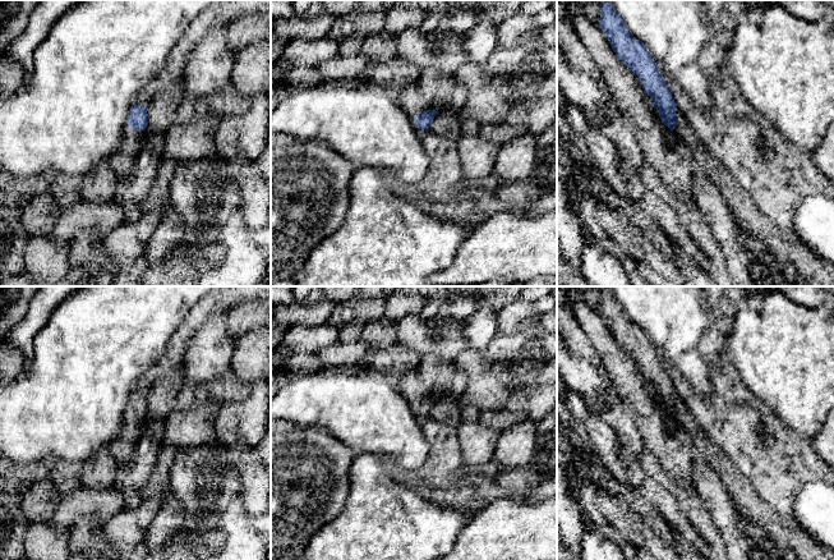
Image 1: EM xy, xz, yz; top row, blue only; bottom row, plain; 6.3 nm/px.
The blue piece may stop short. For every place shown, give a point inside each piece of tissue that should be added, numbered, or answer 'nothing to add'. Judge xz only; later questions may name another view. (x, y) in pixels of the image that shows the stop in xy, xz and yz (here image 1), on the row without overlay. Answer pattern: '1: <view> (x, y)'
1: xz (410, 385)

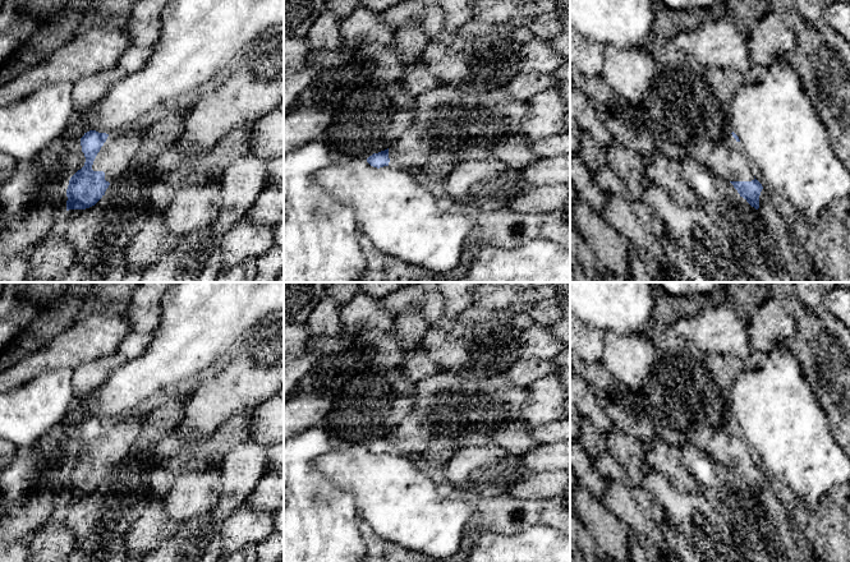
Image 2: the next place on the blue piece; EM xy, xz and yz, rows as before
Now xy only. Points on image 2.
1: xy (116, 441)

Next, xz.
1: xz (404, 438)

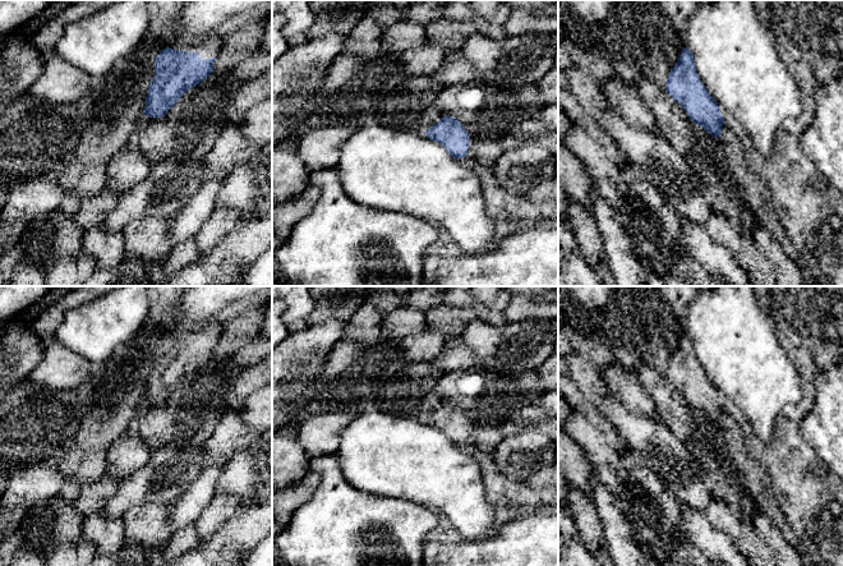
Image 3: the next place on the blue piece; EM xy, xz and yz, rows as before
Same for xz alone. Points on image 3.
nothing to add

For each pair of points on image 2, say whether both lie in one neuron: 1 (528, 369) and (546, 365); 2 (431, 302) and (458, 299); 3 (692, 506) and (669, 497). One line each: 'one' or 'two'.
1: one
2: two
3: one

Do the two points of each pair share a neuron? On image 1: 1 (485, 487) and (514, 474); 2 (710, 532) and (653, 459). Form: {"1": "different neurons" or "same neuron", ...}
{"1": "same neuron", "2": "same neuron"}

